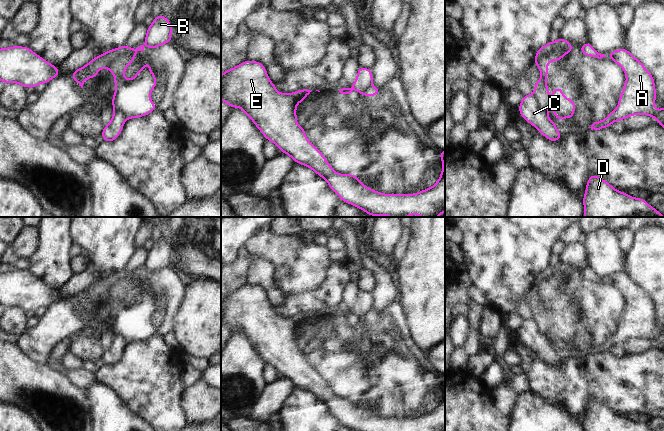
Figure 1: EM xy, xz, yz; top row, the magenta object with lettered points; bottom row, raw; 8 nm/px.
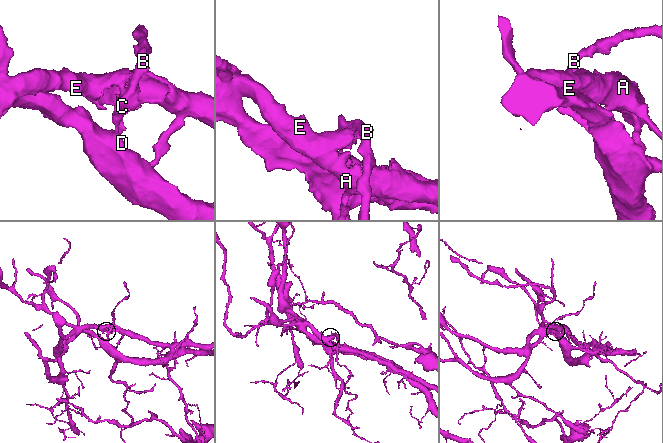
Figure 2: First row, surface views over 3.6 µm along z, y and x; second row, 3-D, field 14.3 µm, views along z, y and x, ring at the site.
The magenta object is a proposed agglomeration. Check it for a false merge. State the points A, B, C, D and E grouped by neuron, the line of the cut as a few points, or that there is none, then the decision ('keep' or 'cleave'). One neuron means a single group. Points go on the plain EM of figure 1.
groups A E / B C D; cut xy (122, 300), (115, 303); cleave

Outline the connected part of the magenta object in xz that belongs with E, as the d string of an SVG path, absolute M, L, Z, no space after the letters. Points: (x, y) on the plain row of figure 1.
M246 284L221 299L221 324L230 332L239 331L261 355L266 364L273 366L279 374L289 379L295 387L307 390L324 402L330 413L339 422L355 431L445 431L445 375L439 375L443 388L436 408L415 418L383 418L365 410L353 398L339 398L332 393L323 378L307 363L305 352L296 345L296 330L312 314L297 314L291 318L280 317L270 305L266 291L258 285Z

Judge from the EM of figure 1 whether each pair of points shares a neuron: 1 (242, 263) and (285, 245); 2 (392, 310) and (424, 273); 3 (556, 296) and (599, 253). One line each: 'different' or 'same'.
1: different
2: different
3: different

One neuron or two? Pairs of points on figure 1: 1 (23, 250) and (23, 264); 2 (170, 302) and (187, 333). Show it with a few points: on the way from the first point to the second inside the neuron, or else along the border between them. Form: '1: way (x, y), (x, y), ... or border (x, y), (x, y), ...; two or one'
1: border (10, 245), (18, 257), (26, 259); two
2: border (184, 289), (184, 297), (173, 317), (171, 330); two

